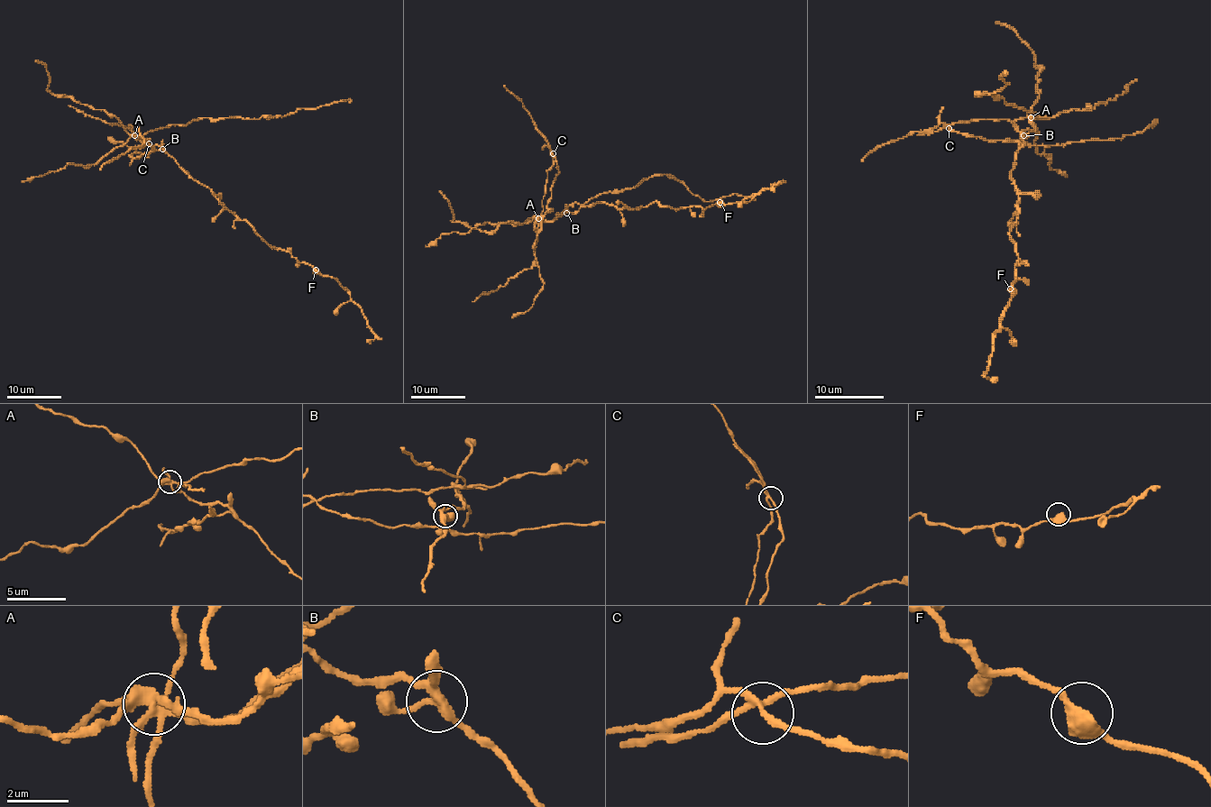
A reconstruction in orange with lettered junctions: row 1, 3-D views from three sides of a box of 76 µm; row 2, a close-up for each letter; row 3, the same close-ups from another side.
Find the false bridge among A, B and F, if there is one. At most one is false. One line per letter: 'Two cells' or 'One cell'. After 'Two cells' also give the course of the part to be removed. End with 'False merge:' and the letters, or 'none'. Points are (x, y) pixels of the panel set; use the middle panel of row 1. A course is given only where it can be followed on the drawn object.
A: Two cells. Course of the part to remove: (537, 218), (543, 210), (542, 200), (553, 155), (558, 173), (534, 255), (543, 289), (527, 311), (512, 318)
B: One cell
F: One cell
False merge: A

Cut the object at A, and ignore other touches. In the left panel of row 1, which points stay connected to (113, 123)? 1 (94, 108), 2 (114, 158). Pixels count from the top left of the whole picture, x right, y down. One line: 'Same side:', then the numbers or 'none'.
Same side: 2

